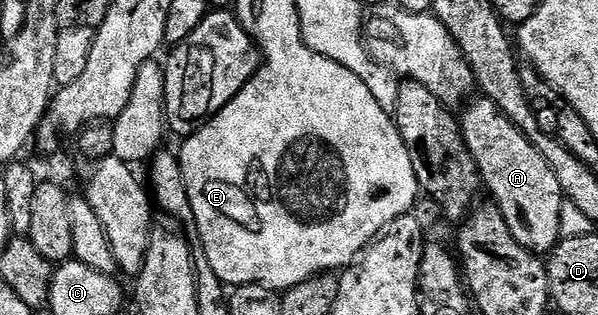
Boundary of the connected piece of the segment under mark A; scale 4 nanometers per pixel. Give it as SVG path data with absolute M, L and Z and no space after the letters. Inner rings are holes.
M478 100L466 106L463 117L461 113L461 128L467 150L479 168L482 184L486 192L487 189L491 192L496 201L492 202L517 243L535 255L550 254L561 240L559 220L565 206L561 183L557 183L557 175L526 135L493 102Z

